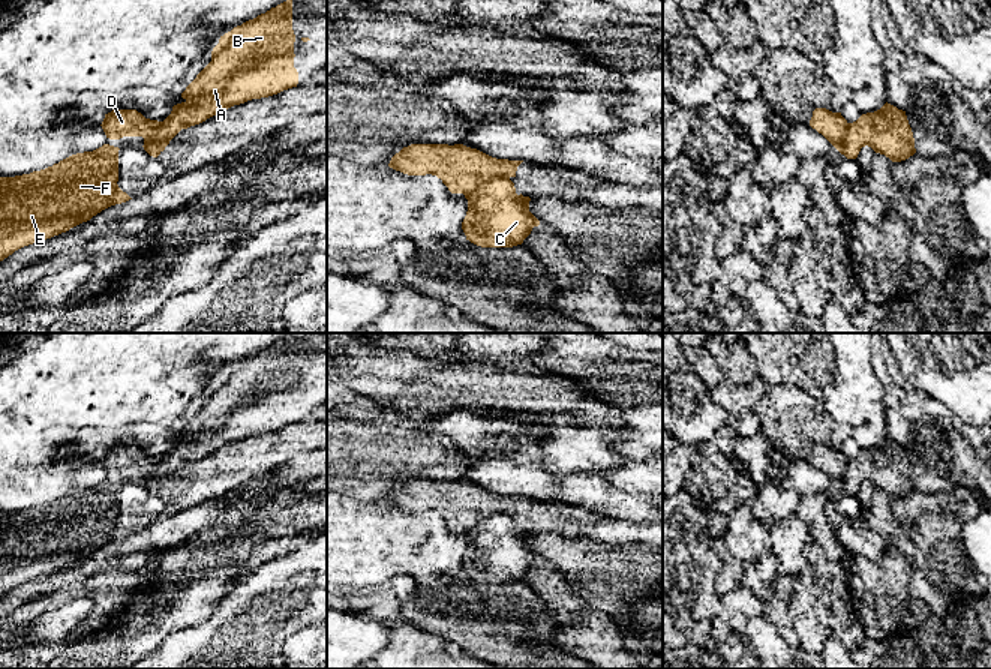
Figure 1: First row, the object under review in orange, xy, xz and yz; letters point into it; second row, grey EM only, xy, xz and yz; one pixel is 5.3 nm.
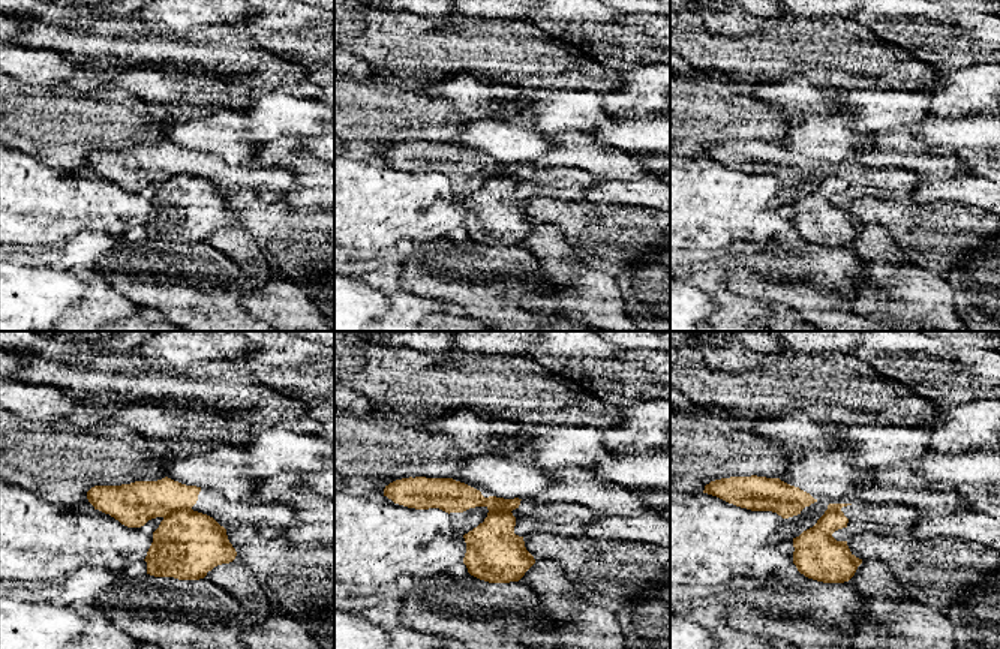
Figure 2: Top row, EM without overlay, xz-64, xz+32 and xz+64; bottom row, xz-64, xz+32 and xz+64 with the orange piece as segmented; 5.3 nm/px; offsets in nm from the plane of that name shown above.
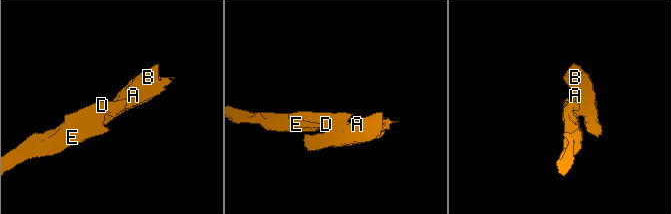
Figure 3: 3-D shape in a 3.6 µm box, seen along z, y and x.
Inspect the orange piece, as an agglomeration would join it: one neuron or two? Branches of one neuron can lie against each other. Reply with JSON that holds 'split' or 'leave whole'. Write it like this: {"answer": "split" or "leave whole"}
{"answer": "split"}

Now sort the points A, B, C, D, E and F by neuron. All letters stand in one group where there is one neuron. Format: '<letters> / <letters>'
A B C / D E F

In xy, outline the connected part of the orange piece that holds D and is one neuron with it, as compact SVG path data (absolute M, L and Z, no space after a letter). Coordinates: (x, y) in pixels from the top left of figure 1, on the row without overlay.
M112 446L105 450L102 465L109 476L120 476L123 472L153 472L160 464L162 458L145 454L136 446Z

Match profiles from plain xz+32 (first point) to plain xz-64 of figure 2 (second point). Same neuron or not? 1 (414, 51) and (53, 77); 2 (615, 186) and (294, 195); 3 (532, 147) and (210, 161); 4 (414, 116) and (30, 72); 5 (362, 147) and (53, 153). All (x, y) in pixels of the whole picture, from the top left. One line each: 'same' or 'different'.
1: different
2: same
3: different
4: different
5: same

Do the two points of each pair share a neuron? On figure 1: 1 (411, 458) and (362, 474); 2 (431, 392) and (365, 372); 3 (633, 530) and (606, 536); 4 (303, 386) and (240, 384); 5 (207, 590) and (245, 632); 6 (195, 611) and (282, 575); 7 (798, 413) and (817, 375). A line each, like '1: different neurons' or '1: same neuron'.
1: same neuron
2: same neuron
3: same neuron
4: same neuron
5: different neurons
6: different neurons
7: different neurons

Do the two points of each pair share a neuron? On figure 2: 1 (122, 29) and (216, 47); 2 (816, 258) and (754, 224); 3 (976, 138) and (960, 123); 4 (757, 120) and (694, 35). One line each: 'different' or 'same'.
1: same
2: different
3: same
4: different

